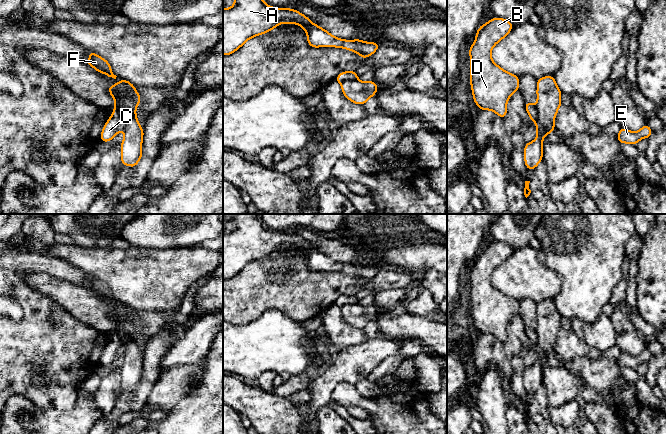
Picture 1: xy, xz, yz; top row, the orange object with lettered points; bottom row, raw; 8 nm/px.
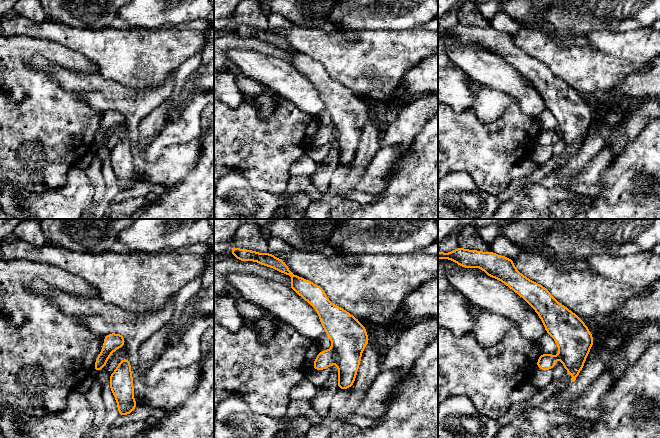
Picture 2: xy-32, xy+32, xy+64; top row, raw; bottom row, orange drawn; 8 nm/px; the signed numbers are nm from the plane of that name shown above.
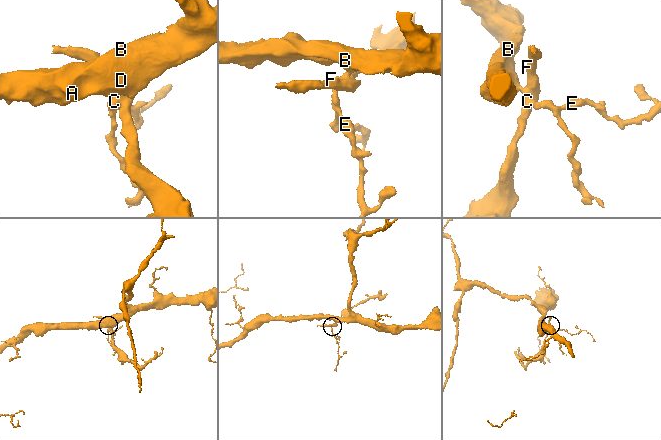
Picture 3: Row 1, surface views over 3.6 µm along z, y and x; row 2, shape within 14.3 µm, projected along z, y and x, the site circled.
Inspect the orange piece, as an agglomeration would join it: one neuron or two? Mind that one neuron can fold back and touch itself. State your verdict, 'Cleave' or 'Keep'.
Cleave

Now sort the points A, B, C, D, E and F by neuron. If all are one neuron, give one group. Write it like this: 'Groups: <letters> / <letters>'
Groups: A B C D E / F

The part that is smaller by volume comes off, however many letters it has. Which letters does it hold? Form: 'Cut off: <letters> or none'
Cut off: F

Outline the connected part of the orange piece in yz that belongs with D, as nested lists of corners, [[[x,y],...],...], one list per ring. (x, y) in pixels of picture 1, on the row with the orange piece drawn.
[[[494,17],[479,27],[475,41],[469,48],[470,86],[473,100],[480,110],[491,110],[499,117],[507,116],[507,102],[510,96],[519,91],[519,77],[499,67],[491,58],[493,47],[505,38],[513,28],[513,24],[504,18]]]

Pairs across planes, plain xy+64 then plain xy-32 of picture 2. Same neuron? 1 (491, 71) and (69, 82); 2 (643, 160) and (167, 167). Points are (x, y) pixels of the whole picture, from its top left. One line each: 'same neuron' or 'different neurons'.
1: same neuron
2: different neurons

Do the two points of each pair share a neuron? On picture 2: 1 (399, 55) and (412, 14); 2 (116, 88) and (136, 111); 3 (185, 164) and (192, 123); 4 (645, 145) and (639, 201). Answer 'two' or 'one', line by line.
1: two
2: one
3: two
4: one

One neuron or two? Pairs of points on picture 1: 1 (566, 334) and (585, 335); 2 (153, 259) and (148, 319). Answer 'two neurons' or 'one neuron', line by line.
1: two neurons
2: two neurons

